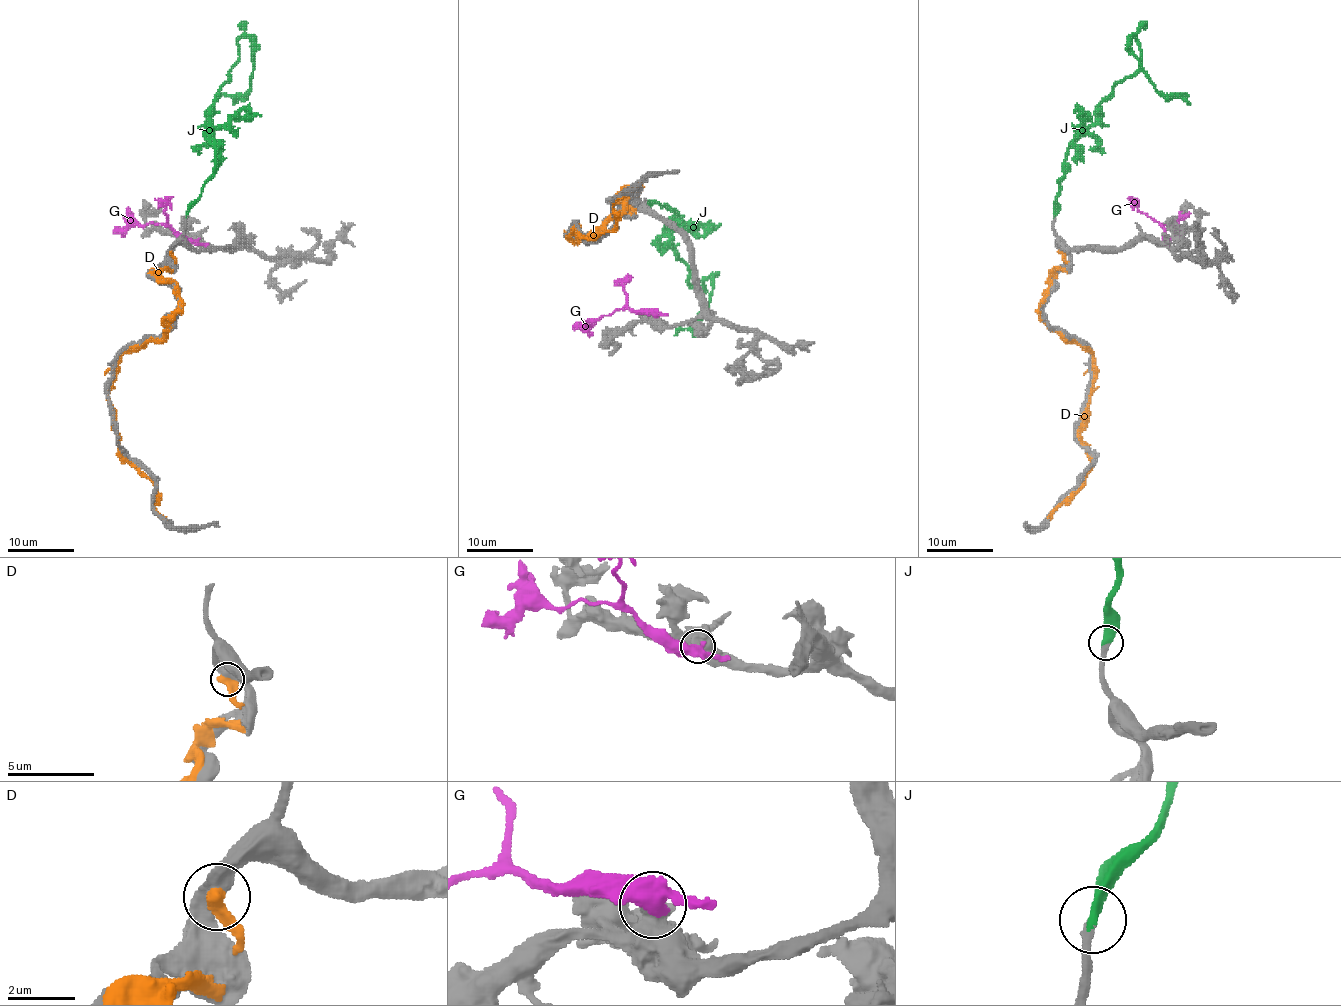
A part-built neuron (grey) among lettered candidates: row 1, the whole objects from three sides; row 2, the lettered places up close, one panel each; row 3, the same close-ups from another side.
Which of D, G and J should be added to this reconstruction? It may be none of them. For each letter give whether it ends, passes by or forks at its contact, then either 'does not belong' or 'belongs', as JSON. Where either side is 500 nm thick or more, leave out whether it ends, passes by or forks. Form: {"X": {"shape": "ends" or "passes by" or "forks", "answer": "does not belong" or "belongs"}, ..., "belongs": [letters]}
{"D": {"answer": "does not belong"}, "G": {"answer": "does not belong"}, "J": {"shape": "ends", "answer": "belongs"}, "belongs": ["J"]}

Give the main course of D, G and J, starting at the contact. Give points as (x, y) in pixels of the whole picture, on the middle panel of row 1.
D: (631, 208), (621, 197), (636, 187), (581, 240), (567, 235), (597, 238), (626, 197)
G: (656, 315), (627, 308), (614, 310), (597, 318), (587, 318), (572, 328)
J: (646, 202), (672, 210), (671, 245), (687, 267), (689, 283), (694, 288), (711, 277), (704, 312), (674, 335)

